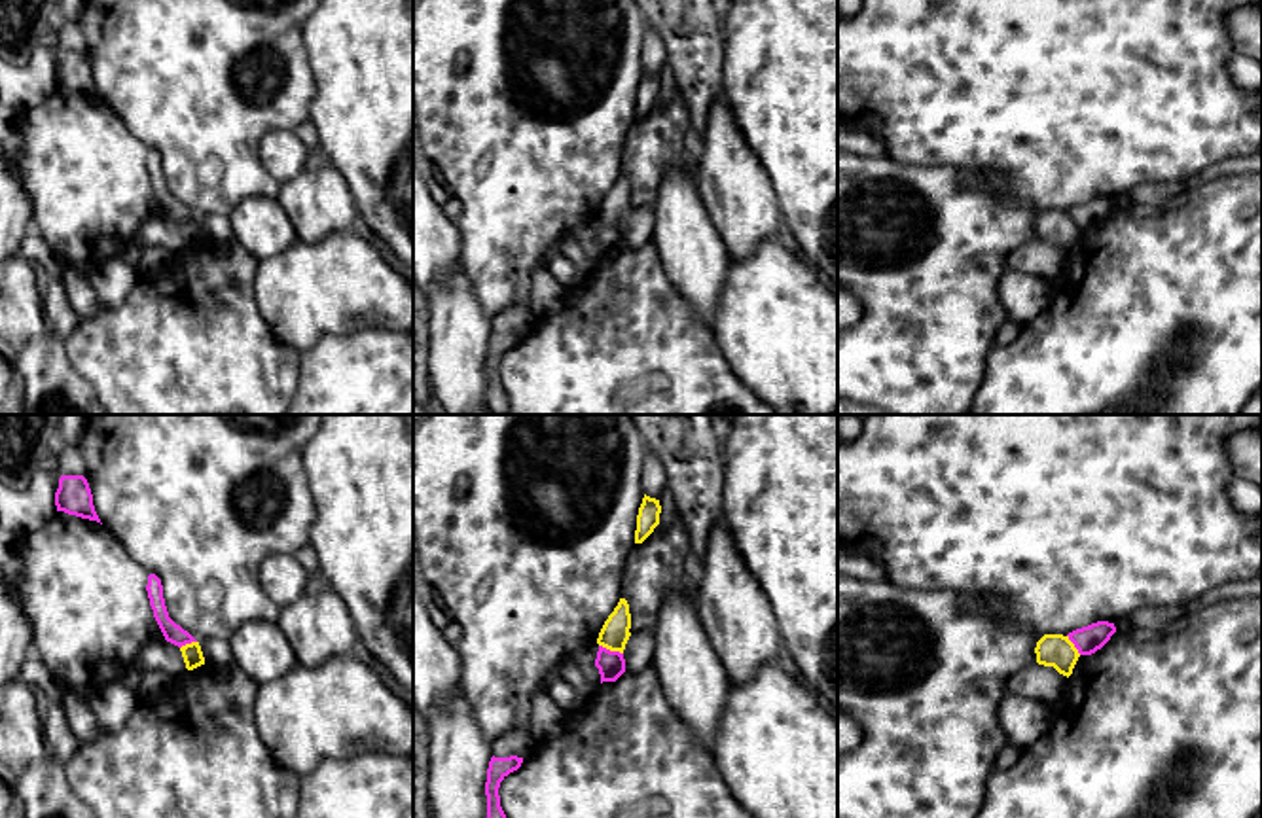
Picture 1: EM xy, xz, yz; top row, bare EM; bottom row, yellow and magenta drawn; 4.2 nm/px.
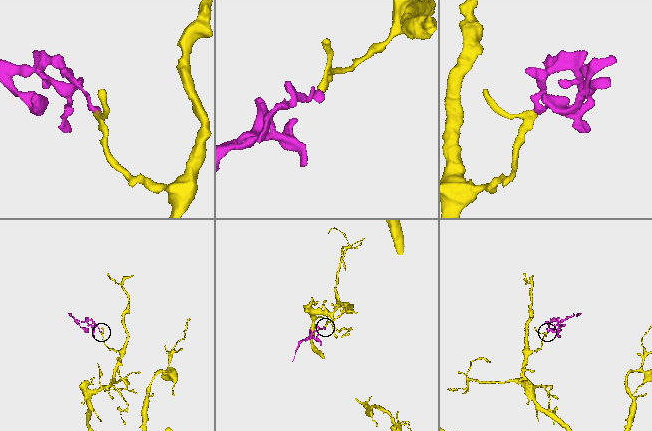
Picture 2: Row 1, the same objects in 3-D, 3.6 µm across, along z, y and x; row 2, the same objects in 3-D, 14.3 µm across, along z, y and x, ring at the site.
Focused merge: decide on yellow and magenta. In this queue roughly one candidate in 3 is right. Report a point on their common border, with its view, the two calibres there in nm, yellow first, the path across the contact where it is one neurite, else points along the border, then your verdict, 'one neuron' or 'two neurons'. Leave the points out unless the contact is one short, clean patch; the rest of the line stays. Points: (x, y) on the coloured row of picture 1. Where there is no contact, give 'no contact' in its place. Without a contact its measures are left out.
meets yellow in xz at (611, 650); 120 nm thick on the yellow side, 120 nm on the other; border along xz (599, 644), (622, 654); two neurons

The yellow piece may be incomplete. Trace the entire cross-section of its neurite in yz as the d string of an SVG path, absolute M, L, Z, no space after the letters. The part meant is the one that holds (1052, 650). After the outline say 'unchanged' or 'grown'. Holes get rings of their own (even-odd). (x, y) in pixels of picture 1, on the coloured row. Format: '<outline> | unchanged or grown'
M1044 634L1037 642L1035 653L1038 665L1054 667L1067 678L1073 674L1073 668L1080 657L1074 644L1063 634Z | unchanged

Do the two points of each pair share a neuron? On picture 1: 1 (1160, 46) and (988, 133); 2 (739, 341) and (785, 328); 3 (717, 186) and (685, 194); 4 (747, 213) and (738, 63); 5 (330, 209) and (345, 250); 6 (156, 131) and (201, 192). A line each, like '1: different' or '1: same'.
1: same
2: same
3: different
4: different
5: different
6: same

